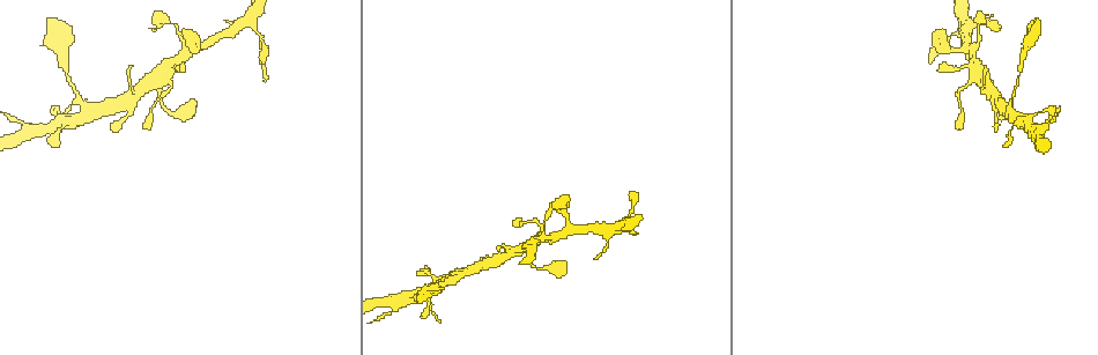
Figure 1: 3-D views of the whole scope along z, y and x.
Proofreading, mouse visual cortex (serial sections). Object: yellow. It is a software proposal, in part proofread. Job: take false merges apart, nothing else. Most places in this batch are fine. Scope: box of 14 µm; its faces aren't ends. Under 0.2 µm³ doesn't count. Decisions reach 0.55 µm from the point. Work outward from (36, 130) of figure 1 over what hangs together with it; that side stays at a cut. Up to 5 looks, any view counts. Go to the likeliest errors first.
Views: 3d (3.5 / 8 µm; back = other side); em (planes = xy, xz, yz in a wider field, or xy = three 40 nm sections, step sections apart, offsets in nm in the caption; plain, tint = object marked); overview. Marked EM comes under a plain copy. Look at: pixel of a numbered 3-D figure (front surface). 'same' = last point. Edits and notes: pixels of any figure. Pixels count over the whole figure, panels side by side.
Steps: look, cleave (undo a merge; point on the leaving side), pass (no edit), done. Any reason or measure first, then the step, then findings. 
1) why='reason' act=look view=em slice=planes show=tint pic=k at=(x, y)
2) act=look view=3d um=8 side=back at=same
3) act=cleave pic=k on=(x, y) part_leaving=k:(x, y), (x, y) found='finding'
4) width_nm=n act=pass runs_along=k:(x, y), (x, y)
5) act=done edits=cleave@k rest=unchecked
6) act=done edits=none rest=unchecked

why='side arm on a straight run' act=look view=3d um=3.5 pic=1 at=(1011, 113)

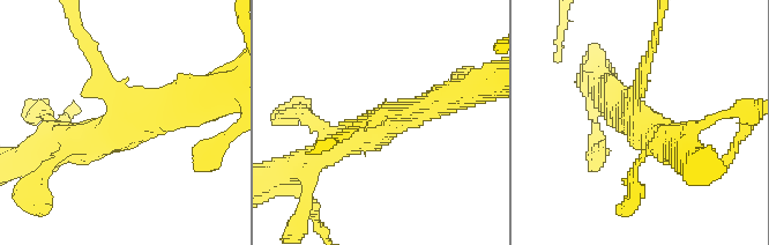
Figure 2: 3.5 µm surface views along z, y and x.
arms=3 arm_widths_nm=150,400,400 why='now the EM' act=look view=em slice=xy step=3 show=tint pic=2 at=(129, 119)

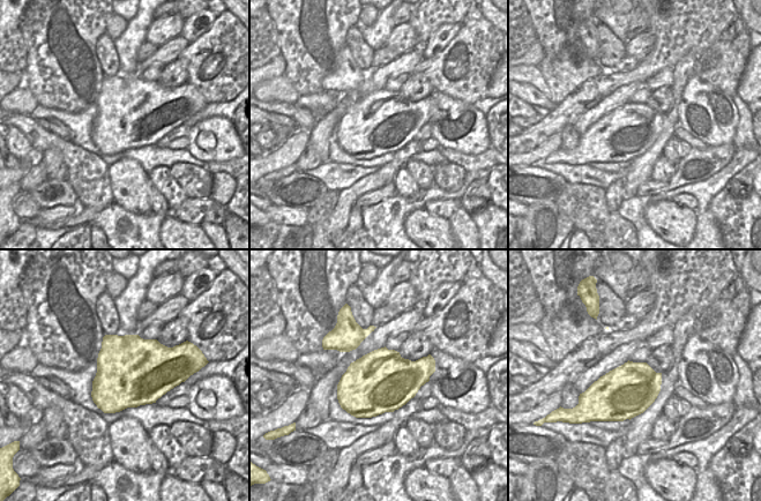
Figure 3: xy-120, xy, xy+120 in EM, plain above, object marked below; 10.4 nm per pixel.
width_nm=650 act=pass runs_along=2:(322, 153), (454, 97) found='continuous, no second cell'

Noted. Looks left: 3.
why='sharp bend' act=look view=3d um=3.5 pic=1 at=(149, 84)

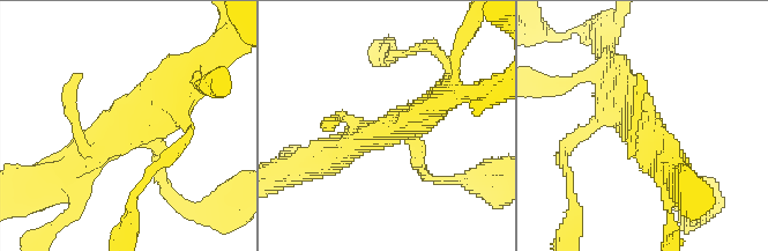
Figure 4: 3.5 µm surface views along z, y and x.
why='now the EM' act=look view=em slice=planes show=tint pic=4 at=(395, 126)

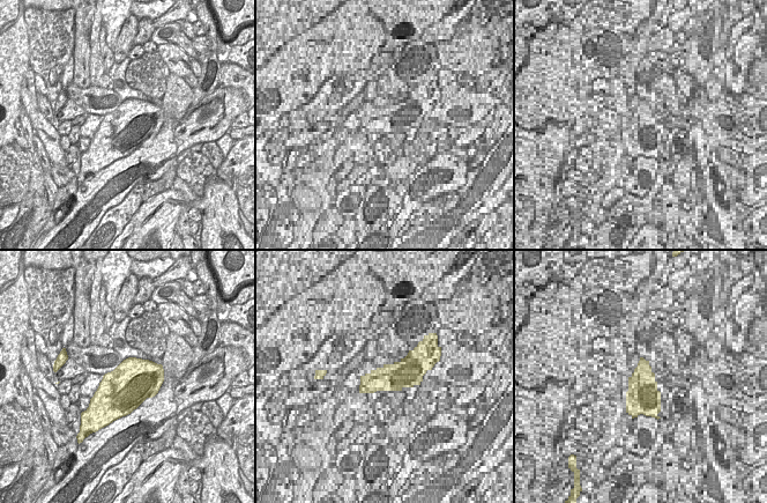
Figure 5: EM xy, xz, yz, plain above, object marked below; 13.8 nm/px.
act=pass runs_along=4:(79, 168), (149, 115), (188, 72) found='all the same cell'

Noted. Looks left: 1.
act=done edits=none rest=unchecked

